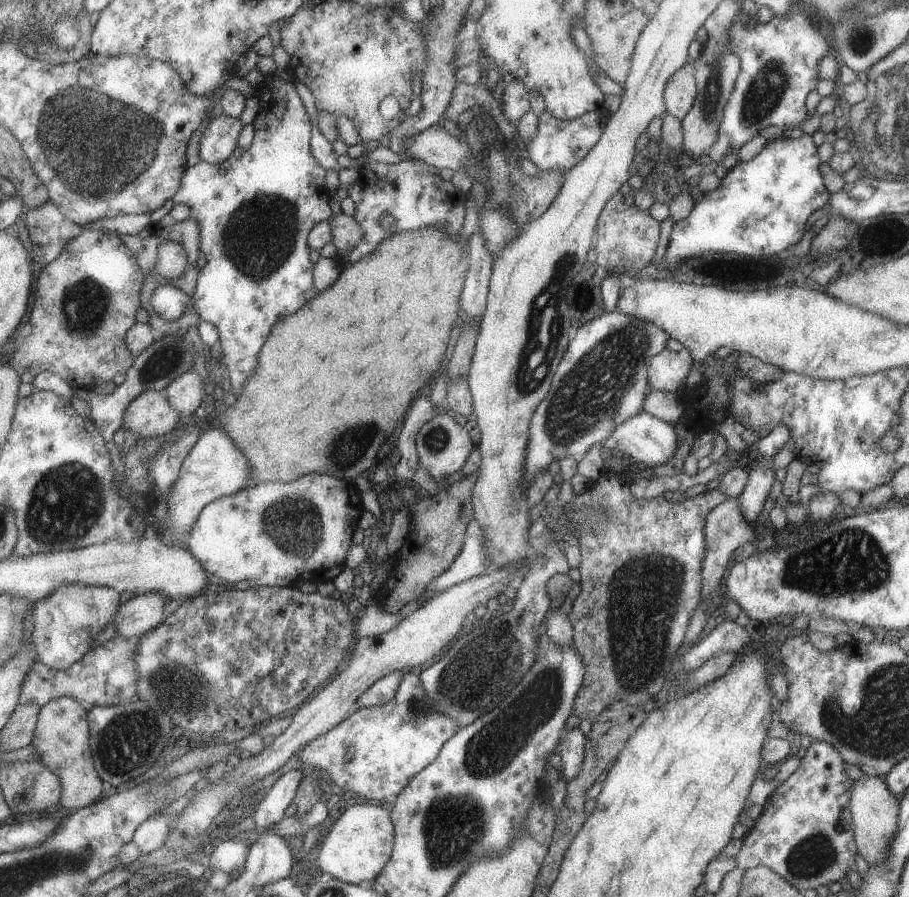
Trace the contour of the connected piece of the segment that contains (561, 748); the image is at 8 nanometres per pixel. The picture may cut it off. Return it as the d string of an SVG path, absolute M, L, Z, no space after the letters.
M579 727L567 728L560 736L559 744L554 750L560 756L560 769L564 781L576 777L584 755L584 742L587 736L581 733Z

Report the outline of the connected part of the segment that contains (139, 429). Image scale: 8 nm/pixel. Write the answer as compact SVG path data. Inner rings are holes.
M147 391L138 394L126 406L122 416L123 430L129 430L134 437L157 439L173 430L179 421L180 415L177 414L167 402L164 394L160 391Z

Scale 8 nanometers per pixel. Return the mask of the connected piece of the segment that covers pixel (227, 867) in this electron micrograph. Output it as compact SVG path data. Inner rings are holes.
M239 839L216 842L213 848L207 850L209 866L220 869L229 876L240 874L244 864L244 858L248 853L246 844Z

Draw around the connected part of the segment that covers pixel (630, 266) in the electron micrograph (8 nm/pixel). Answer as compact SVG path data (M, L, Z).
M634 192L613 194L605 202L599 214L594 234L591 259L599 268L623 268L627 272L638 272L649 264L655 253L659 238L659 223L651 218L648 210L639 210L633 204Z

